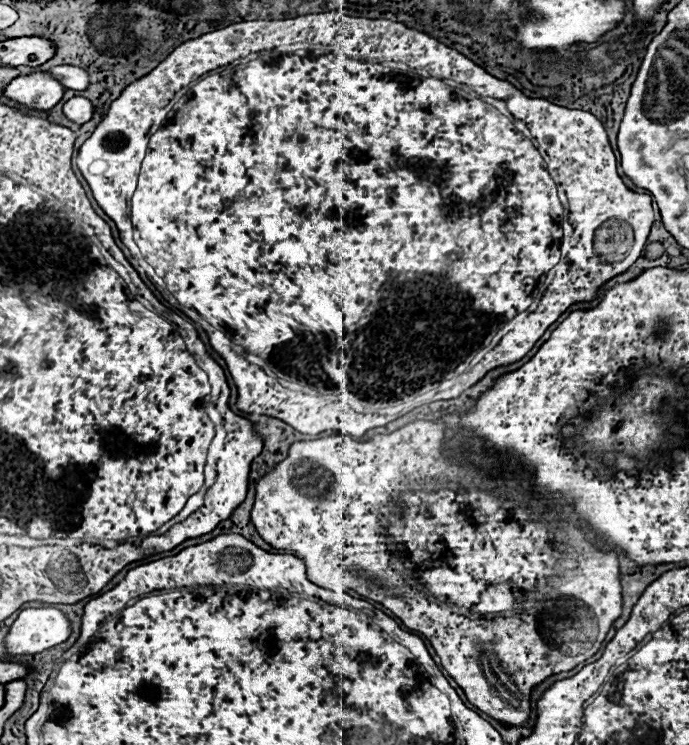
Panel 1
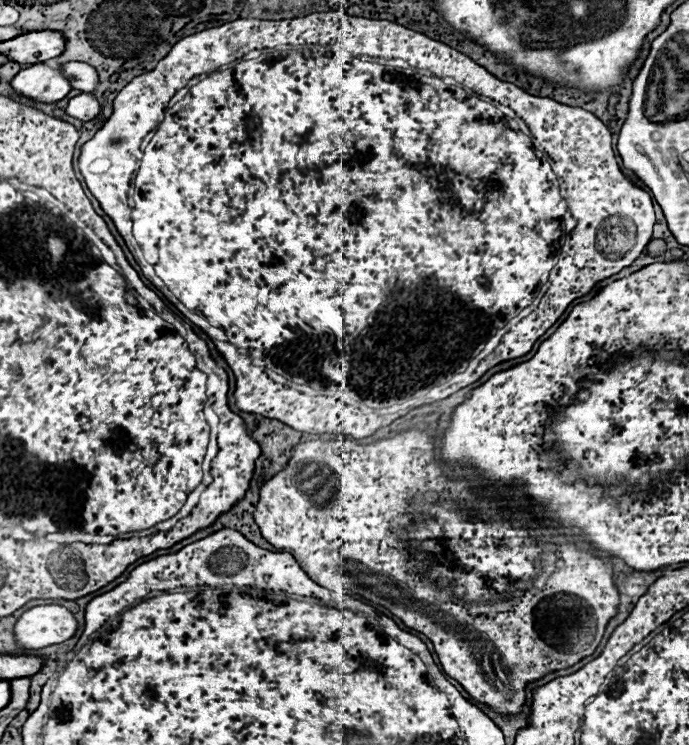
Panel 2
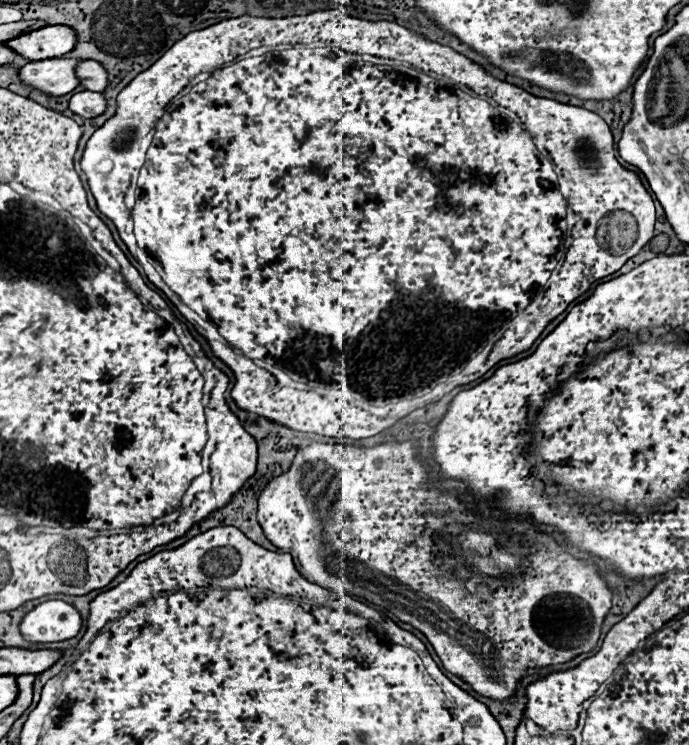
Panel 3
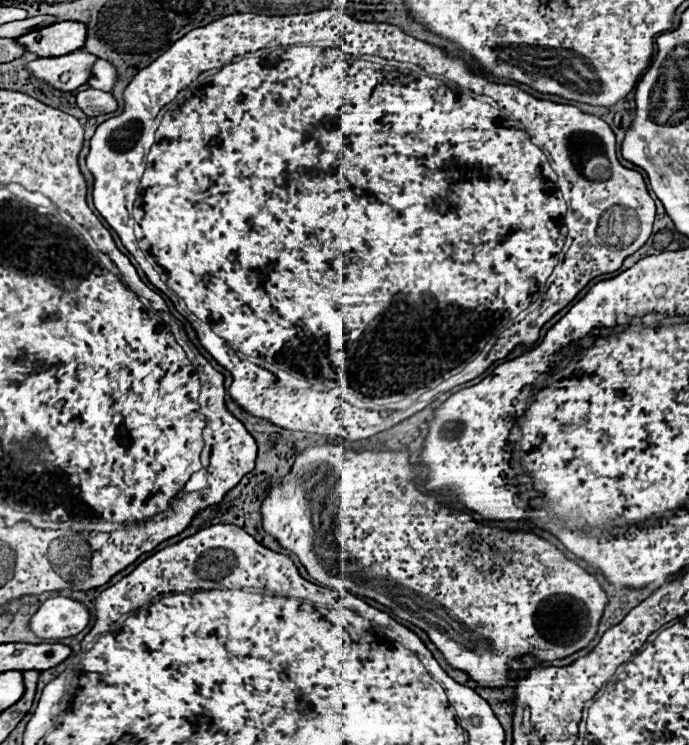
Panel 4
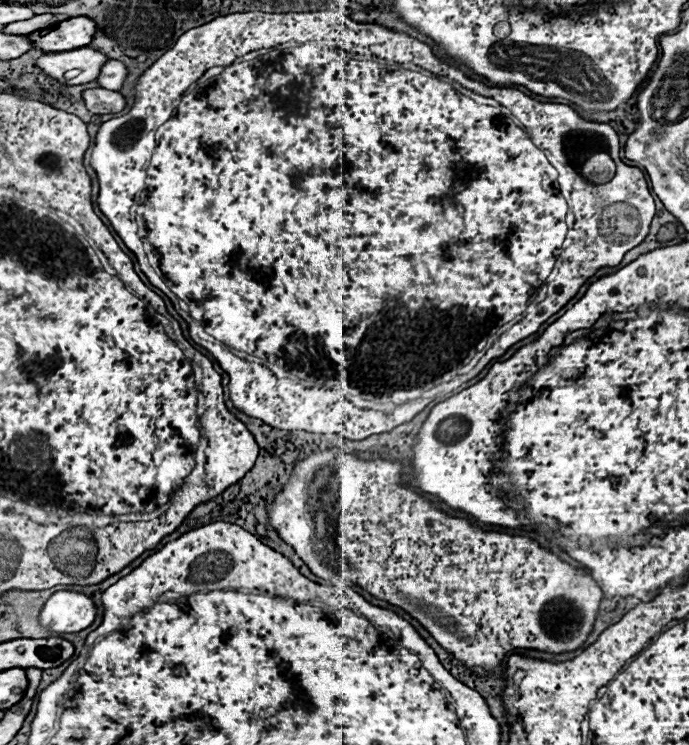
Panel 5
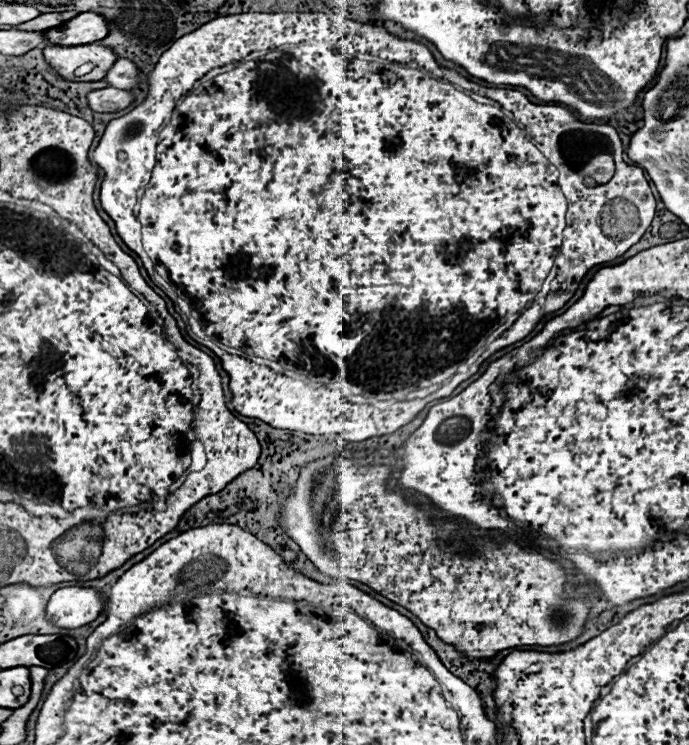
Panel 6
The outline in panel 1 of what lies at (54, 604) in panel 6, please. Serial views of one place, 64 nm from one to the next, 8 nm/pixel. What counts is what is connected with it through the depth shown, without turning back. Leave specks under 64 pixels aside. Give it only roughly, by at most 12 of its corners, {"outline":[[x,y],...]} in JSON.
{"outline":[[26,608],[8,632],[8,654],[36,654],[66,642],[58,608]]}

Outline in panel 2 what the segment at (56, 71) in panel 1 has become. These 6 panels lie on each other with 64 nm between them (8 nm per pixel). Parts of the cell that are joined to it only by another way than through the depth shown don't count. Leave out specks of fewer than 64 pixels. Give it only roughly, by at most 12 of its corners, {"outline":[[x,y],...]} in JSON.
{"outline":[[86,62],[64,64],[72,88],[94,92],[96,68]]}

